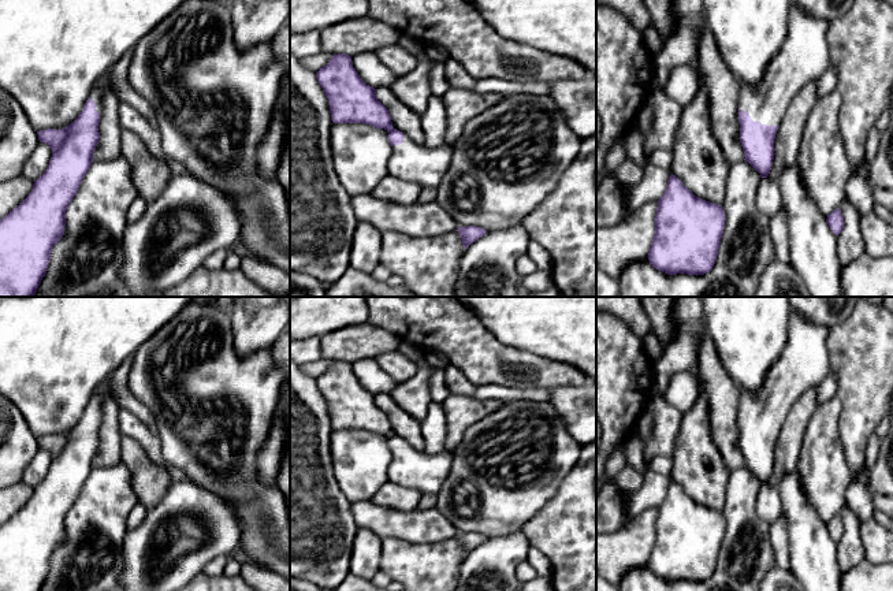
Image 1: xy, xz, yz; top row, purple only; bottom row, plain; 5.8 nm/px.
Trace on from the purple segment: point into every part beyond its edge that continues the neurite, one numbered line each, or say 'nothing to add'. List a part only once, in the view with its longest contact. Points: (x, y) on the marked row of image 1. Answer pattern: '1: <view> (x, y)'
1: yz (804, 56)

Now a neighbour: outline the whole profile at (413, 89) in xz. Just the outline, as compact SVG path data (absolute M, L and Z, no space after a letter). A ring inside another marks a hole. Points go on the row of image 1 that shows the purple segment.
M427 55L416 59L416 68L405 75L399 75L390 89L408 108L423 115L432 97L429 79L431 63Z

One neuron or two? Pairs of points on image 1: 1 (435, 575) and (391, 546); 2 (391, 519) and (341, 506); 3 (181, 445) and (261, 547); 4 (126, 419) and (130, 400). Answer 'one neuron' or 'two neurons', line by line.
1: one neuron
2: two neurons
3: one neuron
4: two neurons

